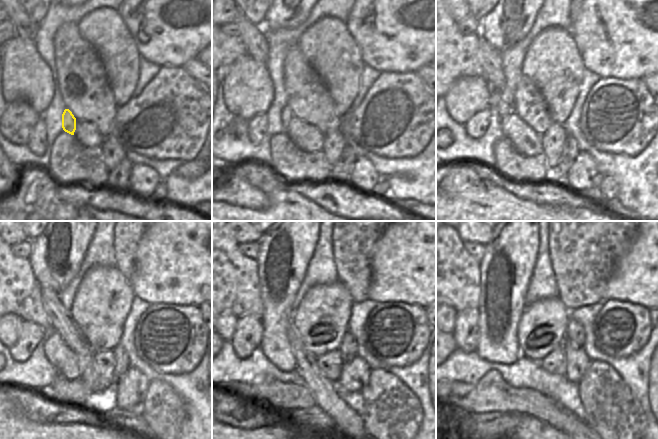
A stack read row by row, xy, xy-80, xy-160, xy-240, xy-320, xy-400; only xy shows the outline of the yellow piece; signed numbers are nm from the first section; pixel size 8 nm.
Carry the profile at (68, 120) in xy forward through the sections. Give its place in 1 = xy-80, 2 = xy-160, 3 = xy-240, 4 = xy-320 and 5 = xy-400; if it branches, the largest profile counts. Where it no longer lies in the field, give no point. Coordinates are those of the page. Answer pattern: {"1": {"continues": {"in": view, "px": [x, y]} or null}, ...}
{"1": {"continues": {"in": "xy-80", "px": [286, 116]}}, "2": {"continues": {"in": "xy-160", "px": [503, 109]}}, "3": {"continues": {"in": "xy-240", "px": [8, 285]}}, "4": {"continues": {"in": "xy-320", "px": [232, 286]}}, "5": {"continues": {"in": "xy-400", "px": [456, 274]}}}

